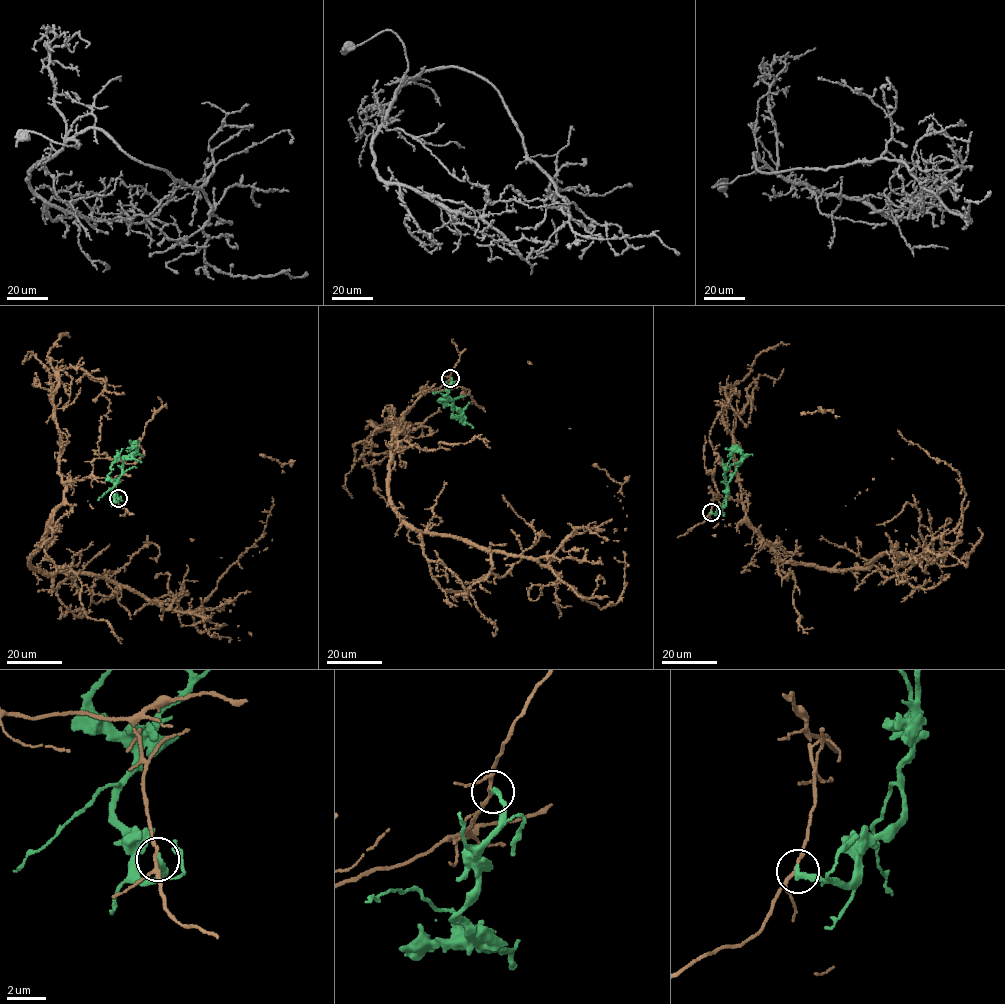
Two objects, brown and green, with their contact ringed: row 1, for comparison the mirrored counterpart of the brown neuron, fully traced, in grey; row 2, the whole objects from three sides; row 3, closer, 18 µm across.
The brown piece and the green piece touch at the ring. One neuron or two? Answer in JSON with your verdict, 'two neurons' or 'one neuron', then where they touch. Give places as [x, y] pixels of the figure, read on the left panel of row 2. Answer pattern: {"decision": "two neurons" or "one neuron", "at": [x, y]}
{"decision": "two neurons", "at": [118, 498]}

